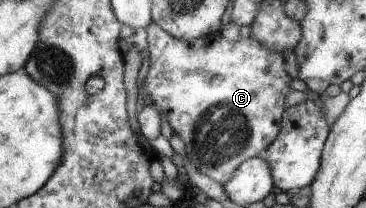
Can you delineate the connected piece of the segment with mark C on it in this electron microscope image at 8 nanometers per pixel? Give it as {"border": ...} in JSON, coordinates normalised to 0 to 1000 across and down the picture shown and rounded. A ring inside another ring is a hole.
{"border":[[[421,101],[396,144],[410,250],[410,313],[396,380],[402,442],[432,529],[456,558],[473,635],[500,673],[508,740],[538,813],[579,865],[617,885],[650,817],[653,788],[727,726],[760,654],[773,538],[781,534],[779,471],[795,428],[792,385],[817,365],[817,293],[806,245],[751,255],[686,173],[653,173],[645,197],[626,197],[604,159],[500,197],[473,178]]]}

